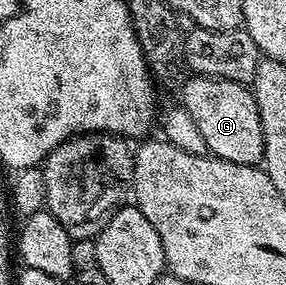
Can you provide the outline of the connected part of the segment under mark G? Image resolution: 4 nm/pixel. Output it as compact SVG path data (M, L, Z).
M205 75L185 78L182 106L194 119L209 152L217 159L255 167L264 162L264 134L256 97L245 84L211 79Z

